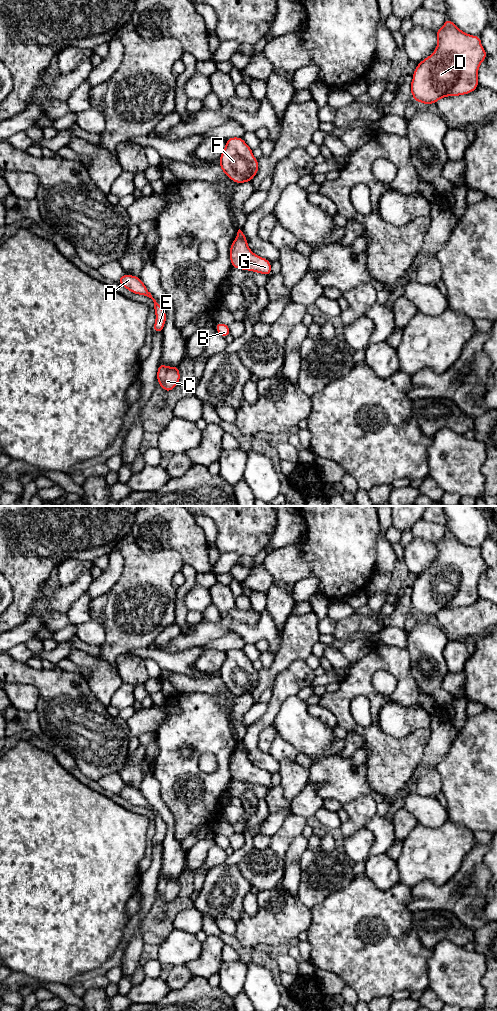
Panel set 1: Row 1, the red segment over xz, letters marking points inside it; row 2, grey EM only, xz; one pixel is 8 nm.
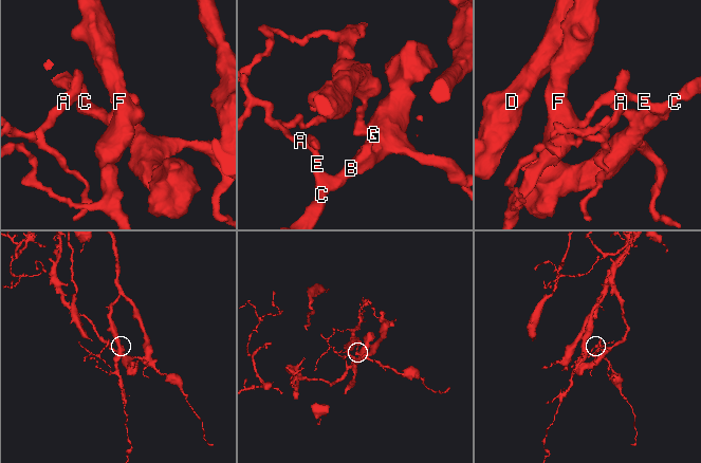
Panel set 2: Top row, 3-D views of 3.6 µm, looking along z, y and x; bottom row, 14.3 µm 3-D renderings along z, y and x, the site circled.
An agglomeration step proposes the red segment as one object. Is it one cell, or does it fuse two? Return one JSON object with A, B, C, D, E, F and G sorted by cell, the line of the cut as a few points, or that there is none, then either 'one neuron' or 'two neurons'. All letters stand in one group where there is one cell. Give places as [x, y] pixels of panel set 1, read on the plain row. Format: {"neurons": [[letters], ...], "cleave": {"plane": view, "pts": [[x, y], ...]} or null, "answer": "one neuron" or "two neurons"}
{"neurons": [["A", "B", "C", "E", "G"], ["D", "F"]], "cleave": {"plane": "xz", "pts": [[237, 748], [245, 751]]}, "answer": "two neurons"}

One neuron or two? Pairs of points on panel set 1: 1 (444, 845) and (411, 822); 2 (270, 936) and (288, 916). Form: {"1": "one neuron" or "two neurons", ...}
{"1": "two neurons", "2": "one neuron"}

